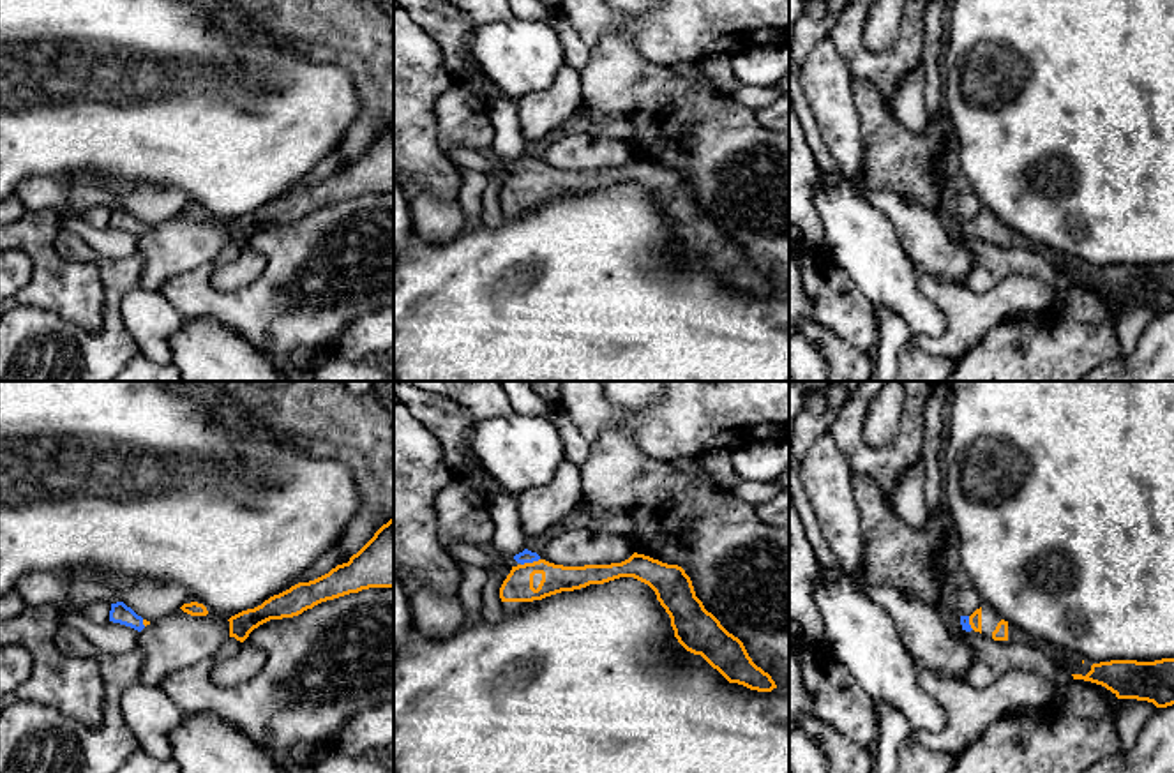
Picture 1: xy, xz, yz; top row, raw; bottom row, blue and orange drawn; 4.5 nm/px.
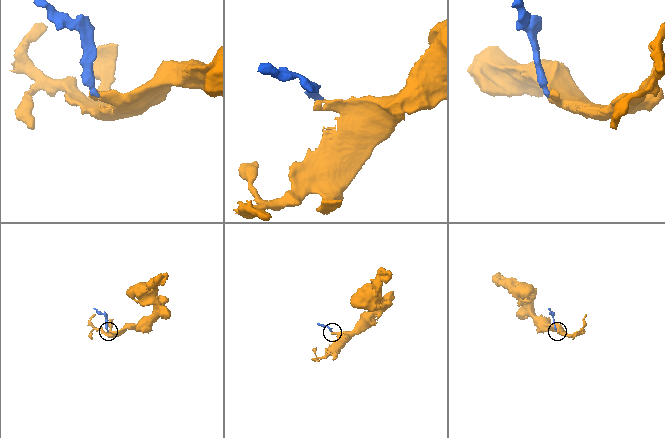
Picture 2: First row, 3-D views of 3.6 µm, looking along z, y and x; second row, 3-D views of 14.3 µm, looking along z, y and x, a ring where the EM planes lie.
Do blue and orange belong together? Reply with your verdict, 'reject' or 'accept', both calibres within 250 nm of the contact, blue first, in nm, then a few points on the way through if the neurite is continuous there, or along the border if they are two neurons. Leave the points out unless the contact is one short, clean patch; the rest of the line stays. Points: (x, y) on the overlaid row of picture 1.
accept; calibres 60 and 140 nm; way xz (526, 556), (530, 562), (518, 586)

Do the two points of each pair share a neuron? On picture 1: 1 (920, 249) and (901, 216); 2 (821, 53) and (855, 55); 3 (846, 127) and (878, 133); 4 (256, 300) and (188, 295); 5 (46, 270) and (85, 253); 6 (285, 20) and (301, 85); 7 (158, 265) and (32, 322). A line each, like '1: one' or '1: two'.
1: one
2: two
3: two
4: one
5: two
6: two
7: two

